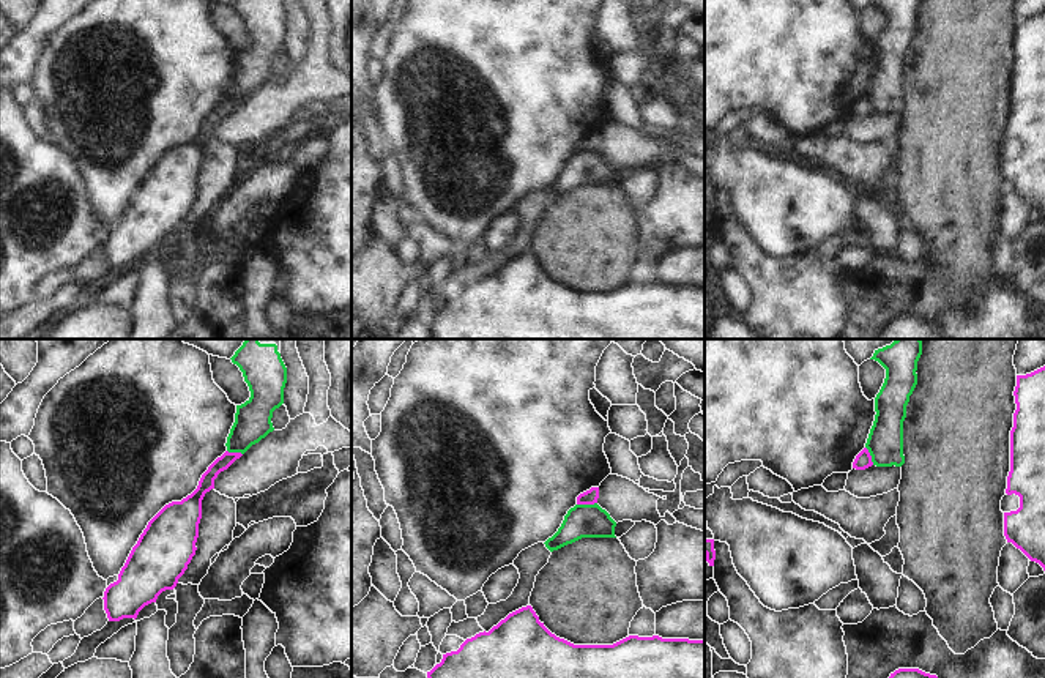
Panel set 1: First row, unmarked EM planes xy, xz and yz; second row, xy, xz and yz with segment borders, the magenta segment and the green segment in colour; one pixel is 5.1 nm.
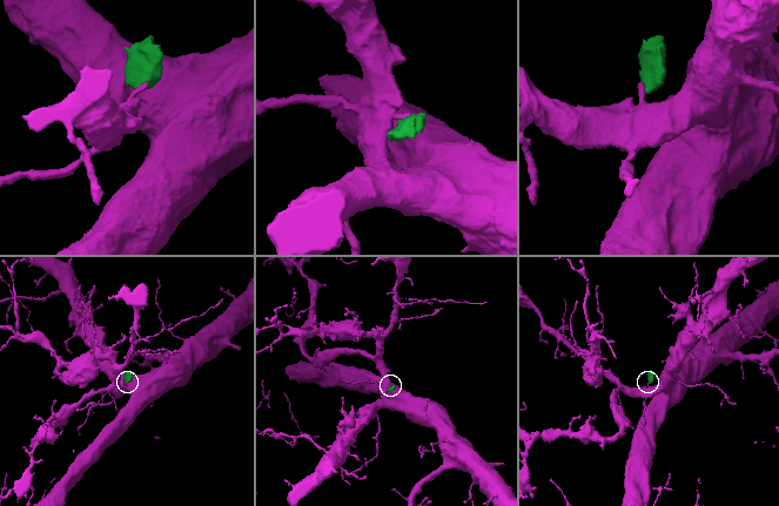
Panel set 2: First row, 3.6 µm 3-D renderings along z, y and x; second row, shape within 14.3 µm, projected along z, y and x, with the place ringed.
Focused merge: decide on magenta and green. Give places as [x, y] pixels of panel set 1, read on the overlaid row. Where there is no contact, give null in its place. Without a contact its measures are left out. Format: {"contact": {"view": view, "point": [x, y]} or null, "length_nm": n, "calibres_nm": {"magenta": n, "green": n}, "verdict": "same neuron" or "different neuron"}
{"contact": {"view": "xz", "point": [587, 503]}, "length_nm": 110, "calibres_nm": {"magenta": 80, "green": 180}, "verdict": "different neuron"}

